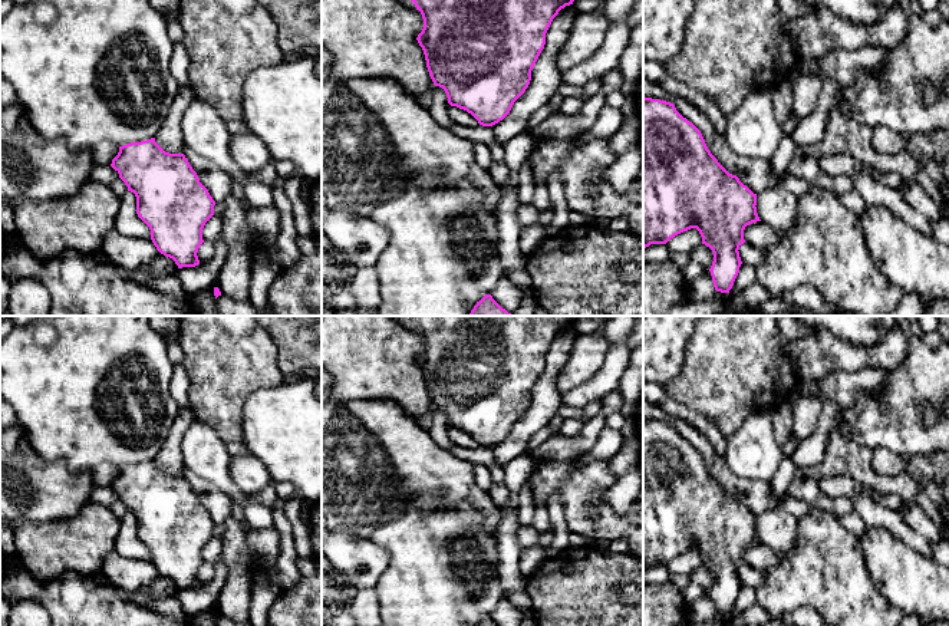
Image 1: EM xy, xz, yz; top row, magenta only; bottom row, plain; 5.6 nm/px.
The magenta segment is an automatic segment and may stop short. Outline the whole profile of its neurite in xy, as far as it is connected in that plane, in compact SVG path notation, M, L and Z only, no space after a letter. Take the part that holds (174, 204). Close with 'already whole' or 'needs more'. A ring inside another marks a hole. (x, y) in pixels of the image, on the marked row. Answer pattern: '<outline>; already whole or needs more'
M155 138L119 146L111 167L136 197L136 214L149 227L156 250L175 261L178 268L200 264L198 248L202 228L214 215L215 201L200 182L184 154L165 152Z; already whole

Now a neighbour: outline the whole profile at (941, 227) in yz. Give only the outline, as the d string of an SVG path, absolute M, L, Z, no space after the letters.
M940 217L935 221L930 221L933 230L933 238L942 244L949 246L949 220L946 217Z

